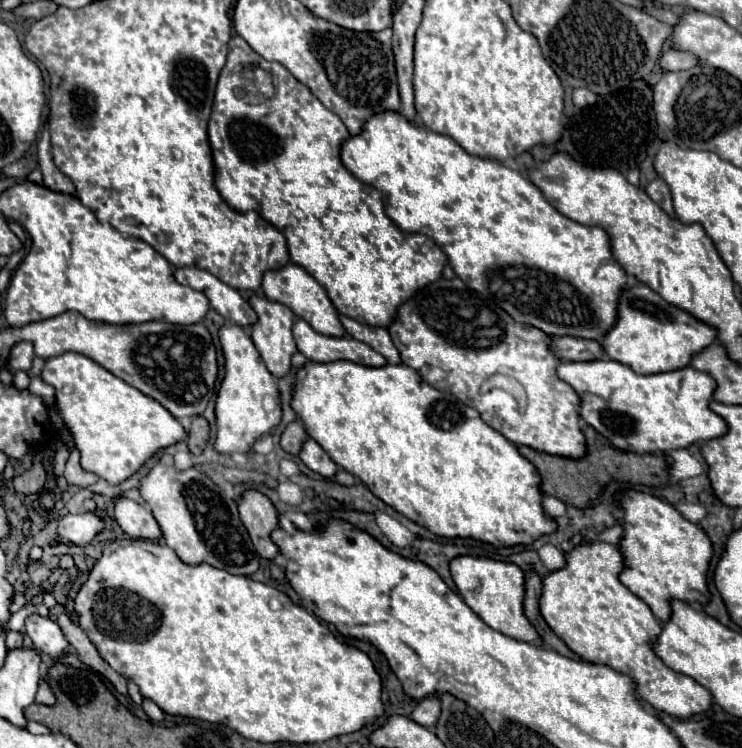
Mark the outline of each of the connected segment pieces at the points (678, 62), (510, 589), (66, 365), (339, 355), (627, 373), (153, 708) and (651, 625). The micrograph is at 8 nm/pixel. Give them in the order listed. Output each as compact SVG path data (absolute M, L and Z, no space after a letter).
M668 50L658 58L658 64L662 68L662 72L674 72L674 70L688 70L694 68L698 64L696 56L688 54L688 52L676 52L676 50Z
M456 556L450 562L450 574L454 584L462 596L462 600L490 626L498 632L508 632L508 636L516 636L516 640L532 640L532 644L540 644L536 632L528 624L522 612L524 598L524 572L512 562L500 562L486 556Z
M64 352L48 358L40 378L56 390L56 410L50 412L50 418L58 430L70 430L80 452L82 468L110 484L120 484L156 450L176 444L186 436L182 424L162 404L78 352Z
M298 318L294 322L294 340L298 350L314 362L334 362L334 360L352 360L356 364L380 366L386 364L386 358L372 350L368 344L354 340L350 336L324 336L310 328L308 322Z
M598 358L588 362L560 362L558 376L578 394L582 420L620 450L640 454L668 452L718 438L726 432L726 422L708 408L716 388L714 378L692 366L640 376L630 366Z
M144 700L144 702L142 702L142 708L144 708L144 712L148 714L148 718L154 720L154 722L160 722L160 720L164 718L164 712L162 712L152 700Z
M608 542L578 544L566 554L566 566L550 570L542 578L540 614L552 632L562 638L572 652L592 664L604 664L632 678L636 694L660 712L688 718L710 708L712 696L694 678L670 670L654 652L652 644L662 630L662 622L634 596L620 580L622 556Z

